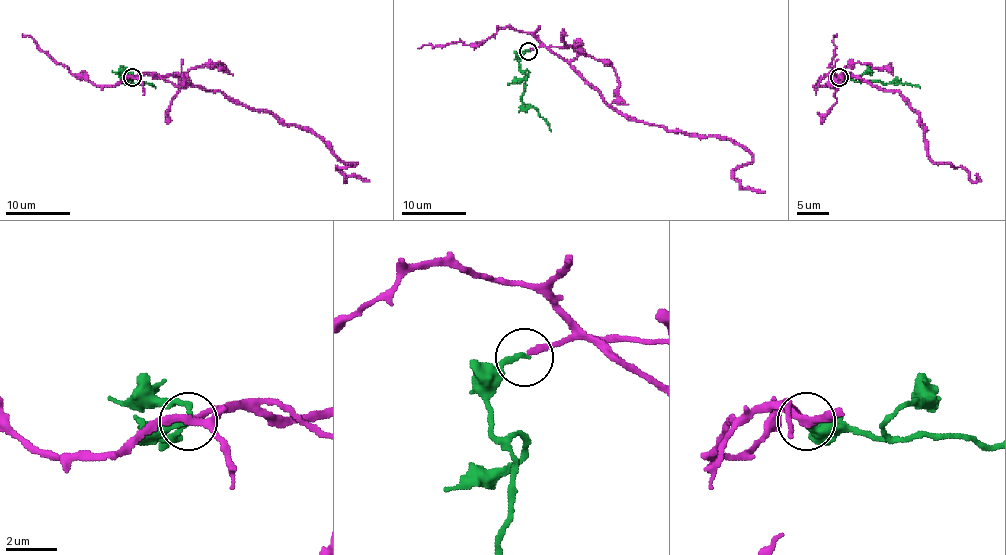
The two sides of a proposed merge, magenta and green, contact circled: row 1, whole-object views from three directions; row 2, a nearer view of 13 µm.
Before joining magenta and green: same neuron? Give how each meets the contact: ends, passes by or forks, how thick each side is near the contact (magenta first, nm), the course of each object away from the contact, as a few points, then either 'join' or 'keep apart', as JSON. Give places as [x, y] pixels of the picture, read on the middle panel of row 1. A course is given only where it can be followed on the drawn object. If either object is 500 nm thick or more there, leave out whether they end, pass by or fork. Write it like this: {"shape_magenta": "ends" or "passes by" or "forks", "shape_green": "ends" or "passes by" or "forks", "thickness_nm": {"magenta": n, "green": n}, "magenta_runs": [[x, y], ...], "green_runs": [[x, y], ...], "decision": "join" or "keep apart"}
{"shape_magenta": "ends", "shape_green": "ends", "thickness_nm": {"magenta": 200, "green": 220}, "magenta_runs": [[528, 49], [548, 46], [628, 117], [681, 133], [731, 138], [752, 155], [734, 172], [740, 188], [764, 192]], "green_runs": [[528, 51], [519, 62], [525, 75], [522, 101], [530, 104], [551, 131]], "decision": "join"}

